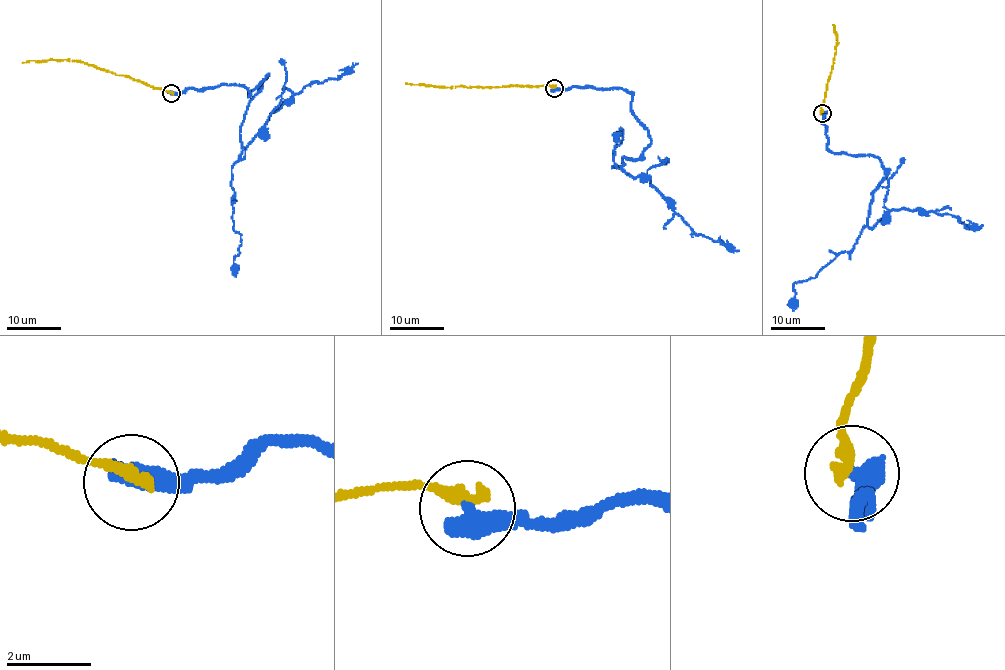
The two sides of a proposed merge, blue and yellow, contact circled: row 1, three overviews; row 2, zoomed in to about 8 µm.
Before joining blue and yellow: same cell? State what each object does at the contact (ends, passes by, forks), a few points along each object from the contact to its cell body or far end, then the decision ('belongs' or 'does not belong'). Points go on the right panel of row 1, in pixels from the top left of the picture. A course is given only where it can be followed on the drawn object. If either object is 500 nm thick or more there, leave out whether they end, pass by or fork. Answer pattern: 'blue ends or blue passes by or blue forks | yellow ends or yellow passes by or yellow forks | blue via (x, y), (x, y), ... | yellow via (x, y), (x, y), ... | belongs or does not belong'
blue via (823, 113), (827, 147), (877, 157), (884, 168), (869, 227), (904, 208), (981, 227) | yellow via (823, 112), (837, 35), (832, 24) | does not belong

